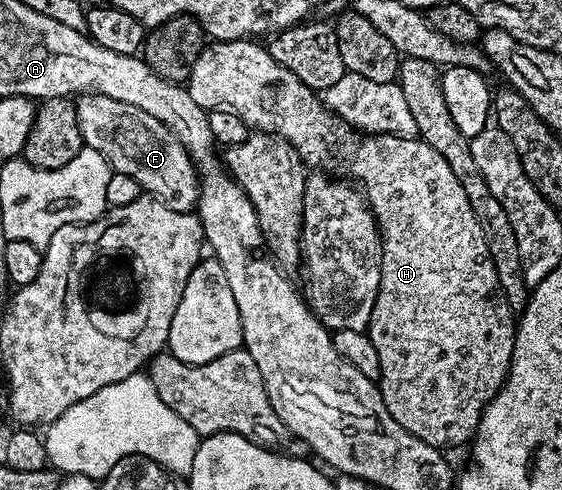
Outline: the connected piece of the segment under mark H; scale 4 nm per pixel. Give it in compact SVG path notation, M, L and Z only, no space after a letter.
M251 38L208 43L204 47L203 53L197 58L197 62L193 62L193 70L185 81L185 87L189 94L193 94L193 102L197 102L197 106L208 110L225 108L228 112L240 116L246 122L248 129L257 132L271 132L275 136L280 136L282 140L288 140L299 152L299 159L308 165L319 164L322 160L329 159L332 152L343 163L344 170L348 172L346 175L352 181L359 180L355 182L361 189L363 197L366 198L368 206L371 207L371 213L375 215L375 221L379 227L379 235L383 237L381 282L379 283L377 302L373 306L369 335L373 346L377 346L377 358L381 358L381 374L377 383L379 391L383 393L385 406L389 410L389 414L393 414L393 418L397 418L397 422L401 422L401 426L405 426L405 430L409 430L409 434L421 438L421 442L429 442L434 448L440 450L447 450L450 444L465 443L464 445L466 445L475 435L475 427L479 424L485 406L507 381L507 371L513 358L517 316L512 312L499 285L497 270L493 258L489 254L489 246L485 242L481 222L477 222L477 214L473 214L473 206L469 206L469 198L465 198L465 190L461 190L461 182L457 182L457 177L453 175L453 169L449 166L449 162L445 162L445 158L441 158L441 154L437 154L437 150L433 150L433 146L429 146L414 136L394 136L388 132L360 135L356 129L345 123L341 117L336 116L323 103L317 95L316 89L305 86L301 82L301 78L297 78L297 74L293 74L293 70L285 70L285 66L278 64L262 43Z

